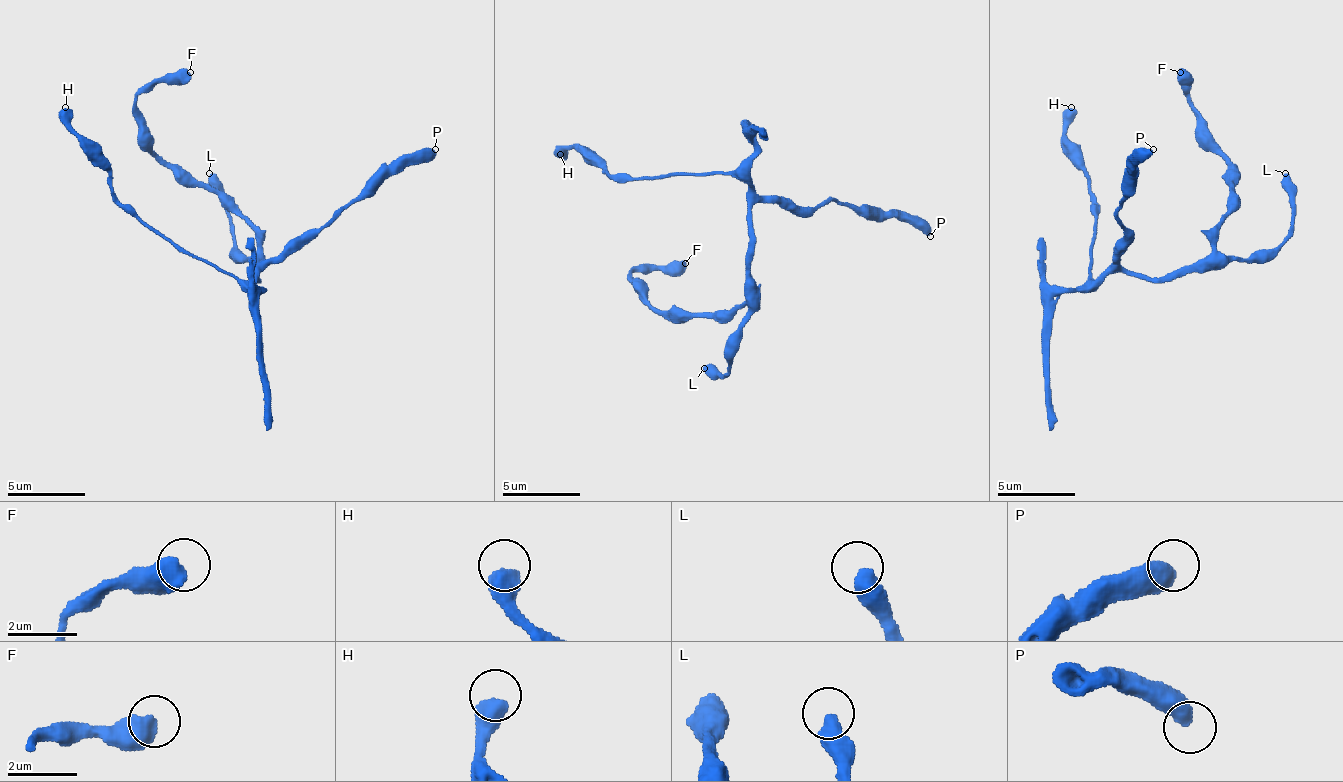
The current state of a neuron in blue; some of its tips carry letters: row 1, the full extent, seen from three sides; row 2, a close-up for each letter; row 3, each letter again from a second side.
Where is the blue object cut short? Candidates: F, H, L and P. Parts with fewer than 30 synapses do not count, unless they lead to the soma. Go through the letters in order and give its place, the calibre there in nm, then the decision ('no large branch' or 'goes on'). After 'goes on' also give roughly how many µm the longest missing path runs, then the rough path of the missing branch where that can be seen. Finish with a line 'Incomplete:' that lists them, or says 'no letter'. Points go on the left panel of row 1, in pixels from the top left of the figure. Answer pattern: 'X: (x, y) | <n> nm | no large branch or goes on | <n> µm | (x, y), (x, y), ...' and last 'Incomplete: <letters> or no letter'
F: (190, 72) | 650 nm | no large branch
H: (65, 107) | 600 nm | no large branch
L: (209, 173) | 500 nm | no large branch
P: (435, 149) | 480 nm | no large branch
Incomplete: no letter

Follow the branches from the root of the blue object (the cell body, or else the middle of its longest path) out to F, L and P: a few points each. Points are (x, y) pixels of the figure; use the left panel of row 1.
F: (256, 278), (256, 235), (213, 192), (194, 188), (143, 130), (135, 99), (190, 72)
L: (256, 278), (256, 262), (244, 254), (232, 239), (229, 200), (221, 184), (209, 173)
P: (256, 278), (264, 266), (283, 262), (314, 239), (365, 192), (372, 192), (392, 173), (419, 165), (435, 149)

